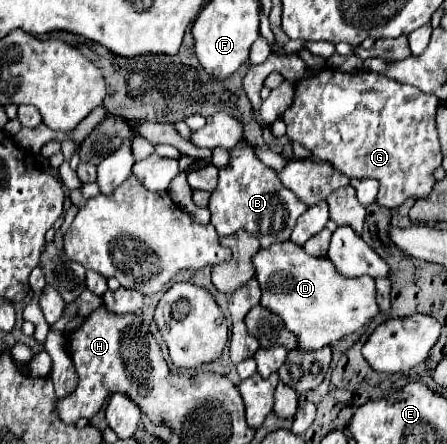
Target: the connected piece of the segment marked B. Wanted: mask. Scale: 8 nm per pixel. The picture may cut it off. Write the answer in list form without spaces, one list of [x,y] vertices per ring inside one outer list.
[[[241,142],[231,150],[231,166],[219,170],[219,186],[211,194],[209,210],[211,224],[219,236],[247,230],[261,242],[261,248],[269,248],[275,242],[289,240],[297,218],[307,210],[307,206],[281,184],[275,170],[261,164],[253,150]]]

